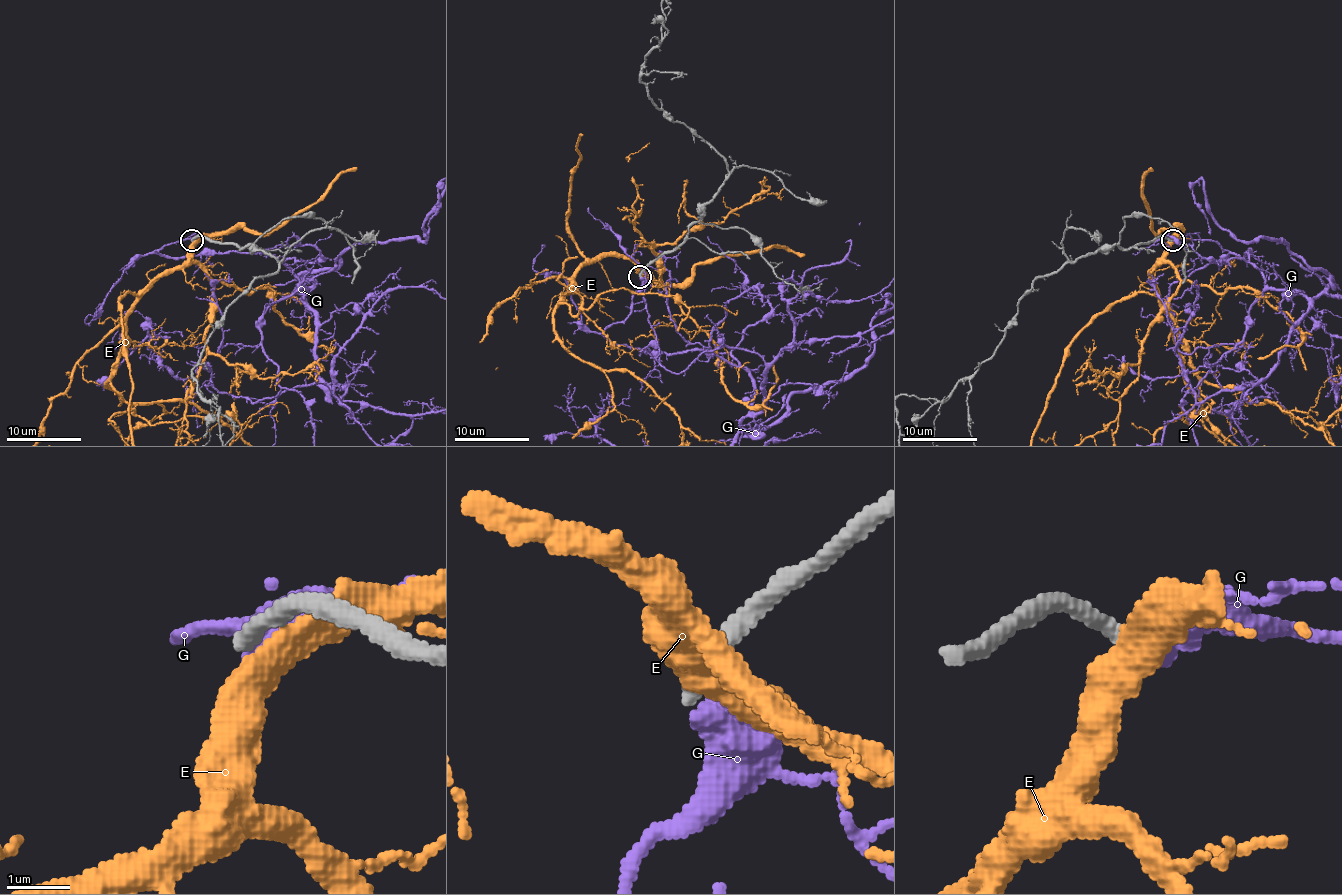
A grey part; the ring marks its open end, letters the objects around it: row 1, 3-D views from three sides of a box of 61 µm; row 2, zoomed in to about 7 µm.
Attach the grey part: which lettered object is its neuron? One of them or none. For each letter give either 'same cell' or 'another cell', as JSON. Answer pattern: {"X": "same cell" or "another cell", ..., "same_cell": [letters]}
{"E": "another cell", "G": "another cell", "same_cell": []}

